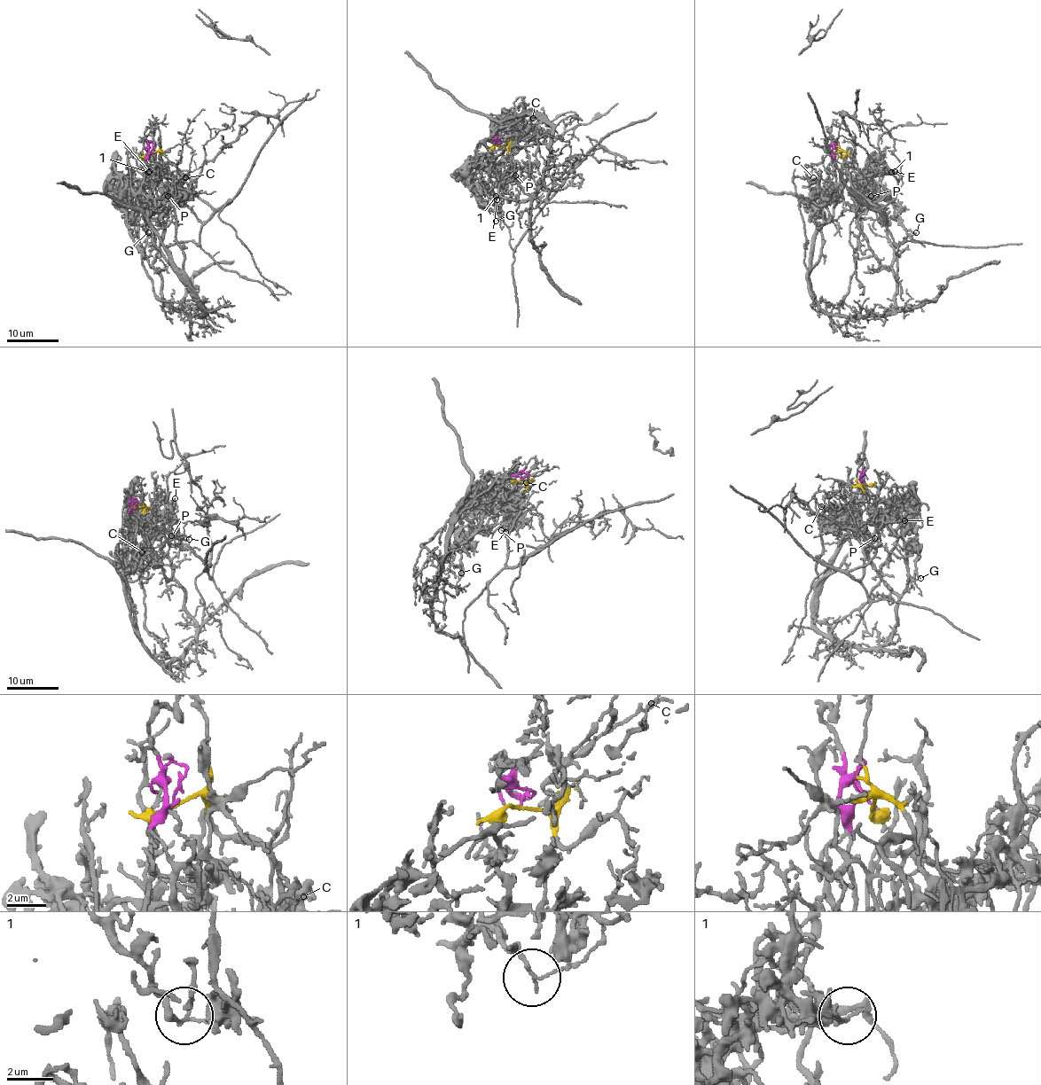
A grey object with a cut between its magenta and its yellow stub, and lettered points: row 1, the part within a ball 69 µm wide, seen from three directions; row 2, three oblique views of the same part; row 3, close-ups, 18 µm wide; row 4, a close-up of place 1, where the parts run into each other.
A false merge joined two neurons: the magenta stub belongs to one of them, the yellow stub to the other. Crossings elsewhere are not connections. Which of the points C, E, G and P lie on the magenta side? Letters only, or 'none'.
C, E, G, P

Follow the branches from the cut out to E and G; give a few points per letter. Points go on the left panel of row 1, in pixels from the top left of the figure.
E: (151, 152), (145, 160), (157, 194), (154, 207), (142, 154), (143, 169), (146, 174), (149, 171)
G: (151, 152), (145, 160), (157, 194), (157, 217), (140, 225), (129, 220), (148, 233)

